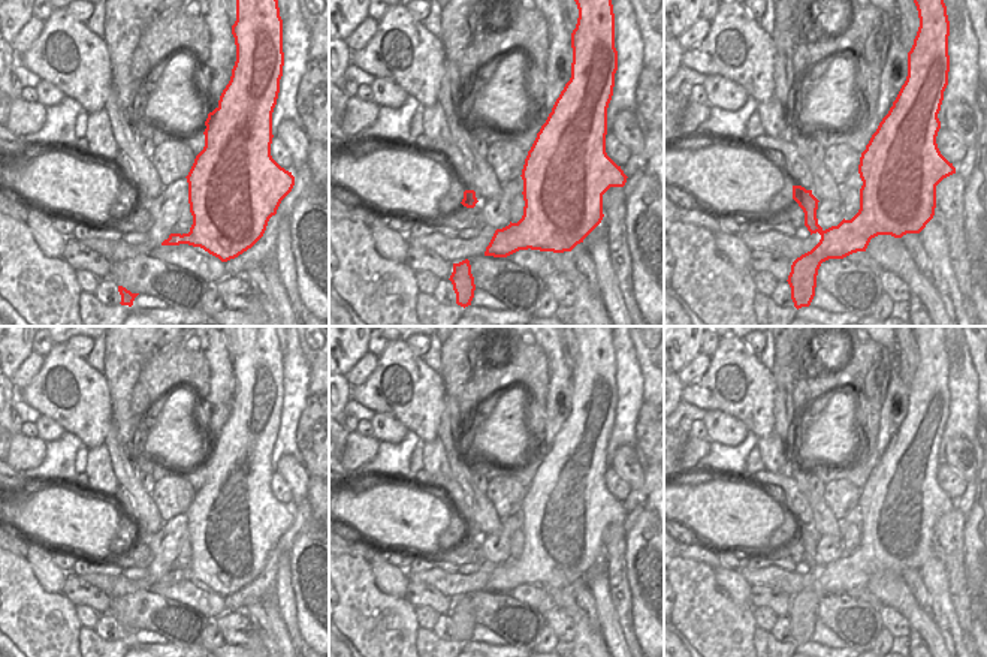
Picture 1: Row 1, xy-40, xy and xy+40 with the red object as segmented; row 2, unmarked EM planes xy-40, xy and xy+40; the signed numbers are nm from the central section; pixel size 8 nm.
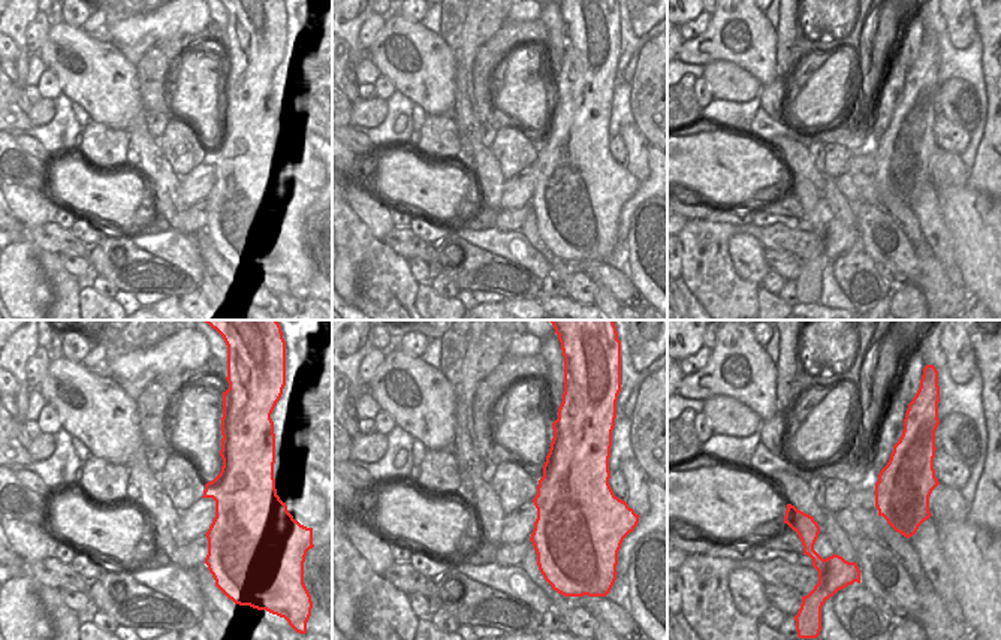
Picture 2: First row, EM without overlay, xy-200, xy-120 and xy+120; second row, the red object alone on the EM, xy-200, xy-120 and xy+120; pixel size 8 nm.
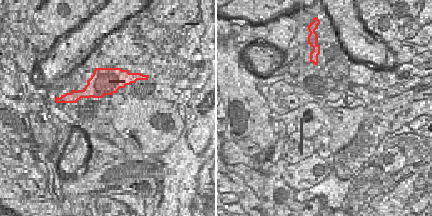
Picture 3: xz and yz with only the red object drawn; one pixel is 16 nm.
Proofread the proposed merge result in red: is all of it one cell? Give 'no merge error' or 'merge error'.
merge error

